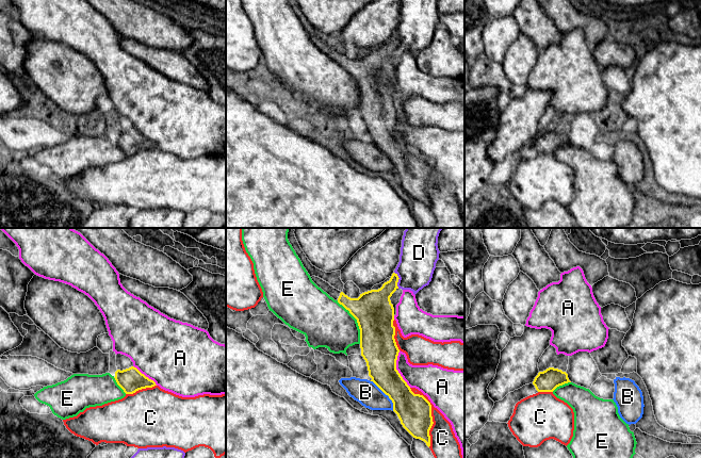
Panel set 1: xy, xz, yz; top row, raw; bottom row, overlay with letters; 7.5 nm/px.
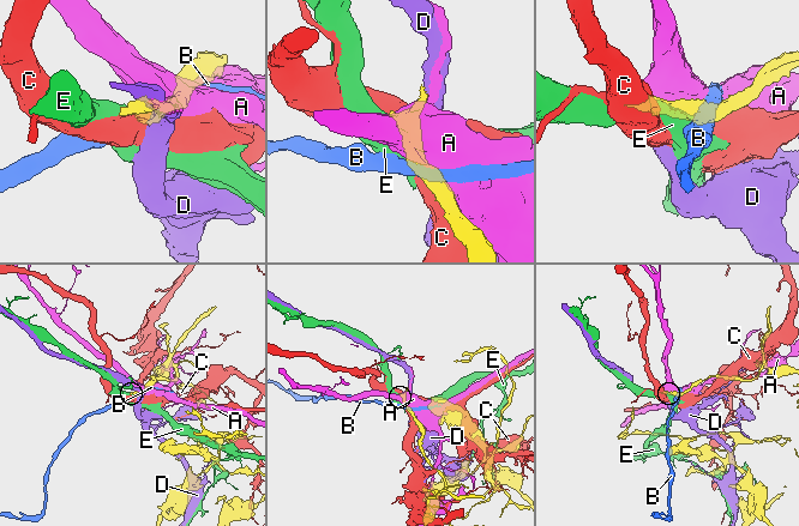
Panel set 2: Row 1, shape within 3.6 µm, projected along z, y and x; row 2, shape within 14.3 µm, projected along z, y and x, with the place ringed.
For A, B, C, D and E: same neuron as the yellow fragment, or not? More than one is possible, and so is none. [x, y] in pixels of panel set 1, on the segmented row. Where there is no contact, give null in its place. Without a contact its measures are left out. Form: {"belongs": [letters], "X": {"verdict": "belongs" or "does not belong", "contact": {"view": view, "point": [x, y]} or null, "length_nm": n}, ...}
{"belongs": [], "A": {"verdict": "does not belong", "contact": {"view": "xz", "point": [395, 369]}, "length_nm": 300}, "B": {"verdict": "does not belong", "contact": {"view": "xz", "point": [387, 394]}, "length_nm": 280}, "C": {"verdict": "does not belong", "contact": {"view": "xz", "point": [430, 414]}, "length_nm": 480}, "D": {"verdict": "does not belong", "contact": {"view": "xz", "point": [397, 280]}, "length_nm": 130}, "E": {"verdict": "does not belong", "contact": {"view": "xz", "point": [357, 322]}, "length_nm": 380}}

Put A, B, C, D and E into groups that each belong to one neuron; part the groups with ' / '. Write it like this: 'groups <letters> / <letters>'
groups A / B / C / D / E

